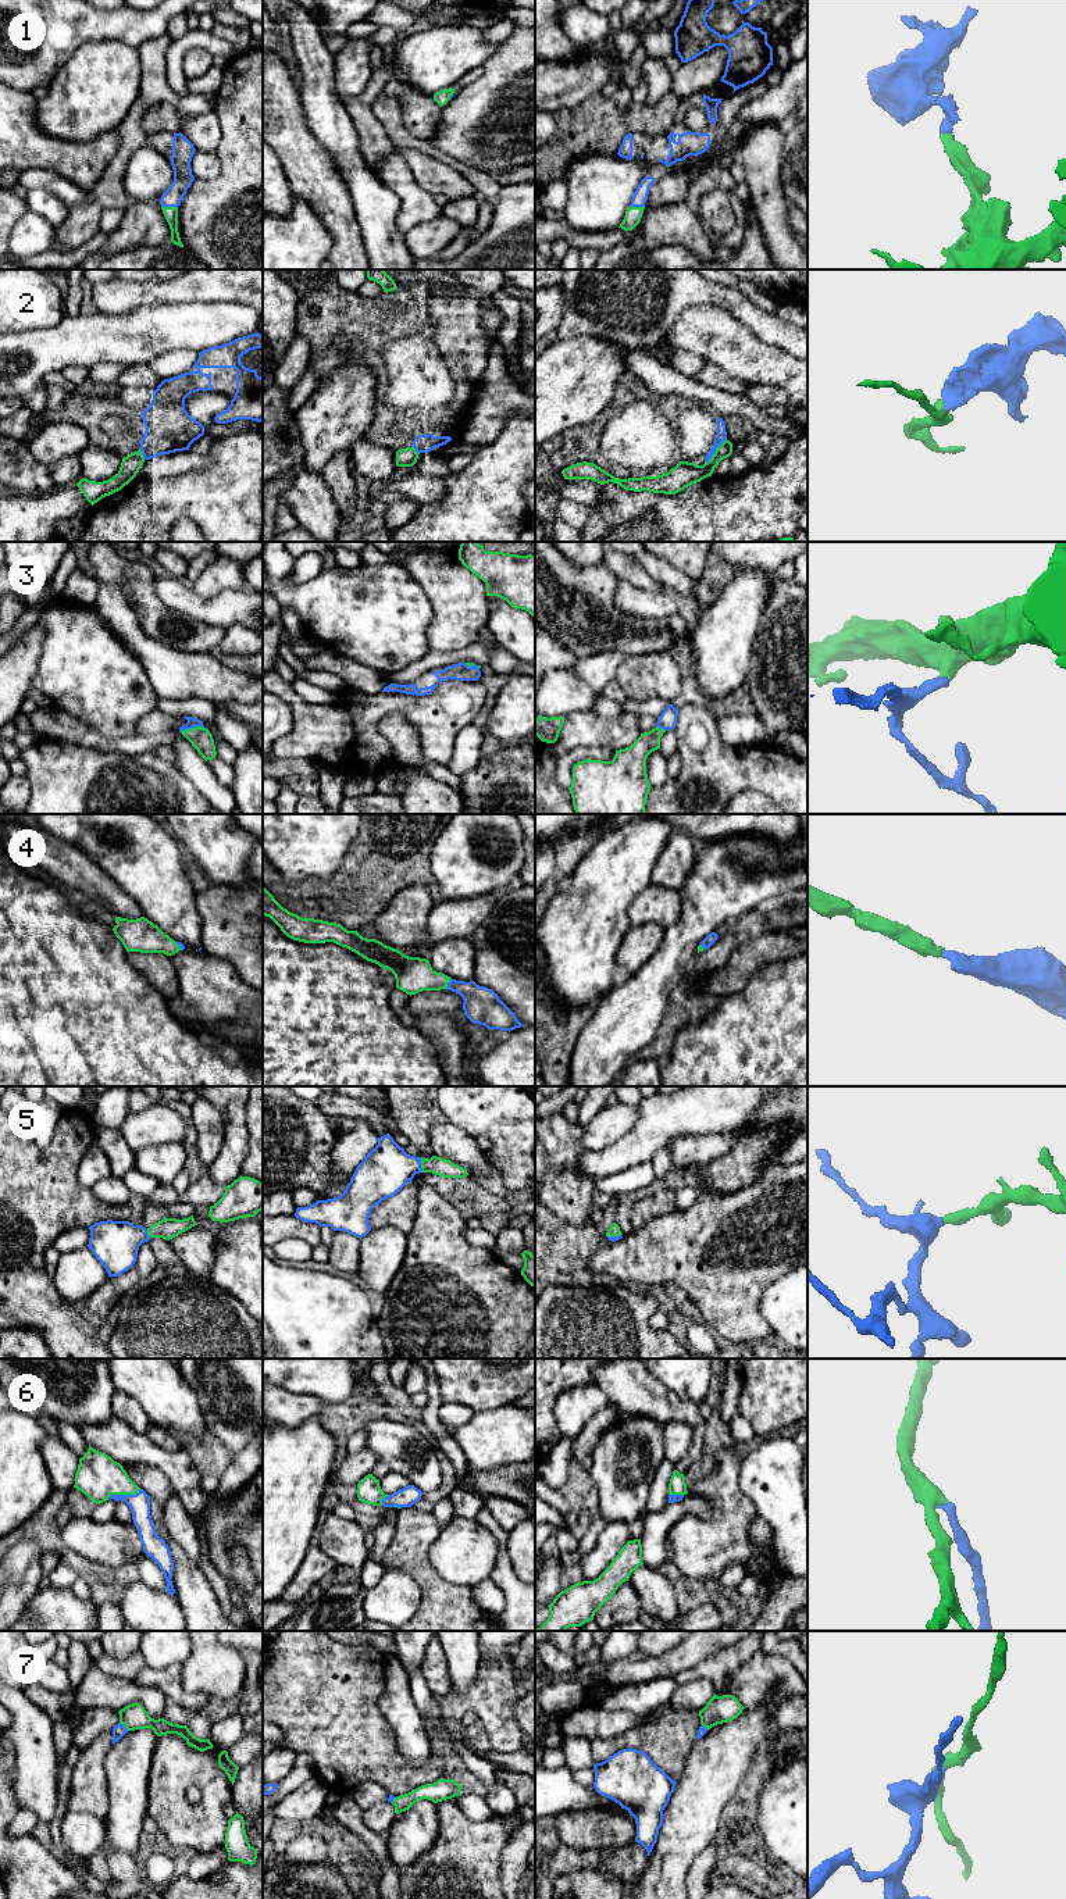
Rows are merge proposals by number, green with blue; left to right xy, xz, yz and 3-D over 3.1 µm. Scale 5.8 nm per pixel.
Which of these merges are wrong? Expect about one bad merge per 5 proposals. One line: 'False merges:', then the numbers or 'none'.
False merges: 2, 7

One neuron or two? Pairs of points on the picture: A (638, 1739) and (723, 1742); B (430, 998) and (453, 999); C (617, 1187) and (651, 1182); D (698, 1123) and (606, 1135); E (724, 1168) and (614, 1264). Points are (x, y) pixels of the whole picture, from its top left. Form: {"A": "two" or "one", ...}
{"A": "two", "B": "one", "C": "one", "D": "two", "E": "two"}

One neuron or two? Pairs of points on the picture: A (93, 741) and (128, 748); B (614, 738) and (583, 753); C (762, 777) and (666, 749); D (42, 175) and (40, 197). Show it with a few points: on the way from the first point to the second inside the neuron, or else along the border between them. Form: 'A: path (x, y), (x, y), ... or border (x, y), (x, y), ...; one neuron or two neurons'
A: path (102, 745), (120, 745); one neuron
B: border (614, 749), (573, 748), (564, 755); two neurons
C: border (673, 730), (677, 752); two neurons
D: border (28, 191), (43, 189), (50, 192), (67, 207); two neurons

